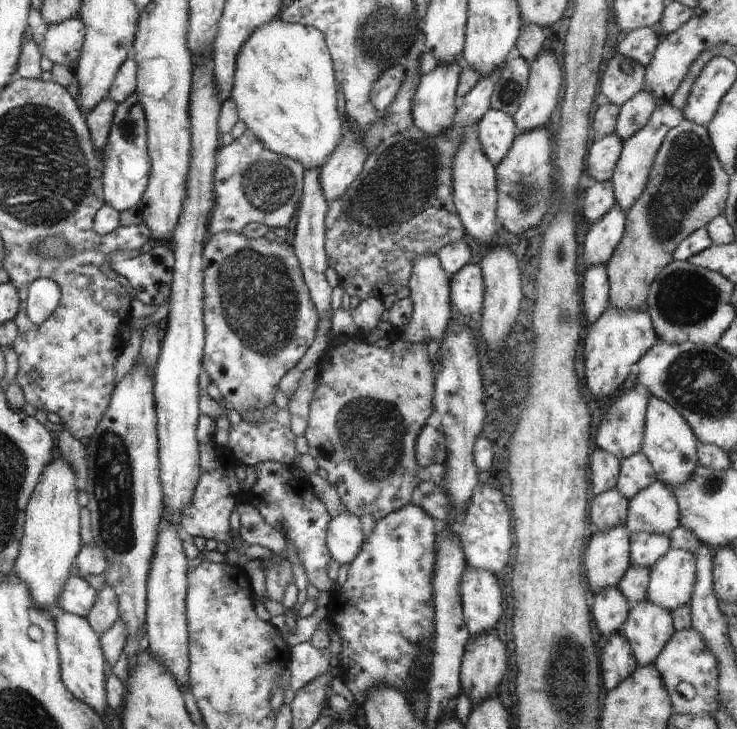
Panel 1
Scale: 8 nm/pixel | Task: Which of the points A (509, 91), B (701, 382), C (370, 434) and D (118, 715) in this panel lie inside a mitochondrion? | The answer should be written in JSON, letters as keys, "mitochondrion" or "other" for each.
{"A":"mitochondrion","B":"mitochondrion","C":"mitochondrion","D":"other"}

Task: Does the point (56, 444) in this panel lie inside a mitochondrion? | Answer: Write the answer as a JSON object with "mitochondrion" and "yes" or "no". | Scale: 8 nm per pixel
{"mitochondrion":"no"}

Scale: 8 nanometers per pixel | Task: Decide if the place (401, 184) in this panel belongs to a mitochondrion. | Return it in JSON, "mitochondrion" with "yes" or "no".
{"mitochondrion":"yes"}

